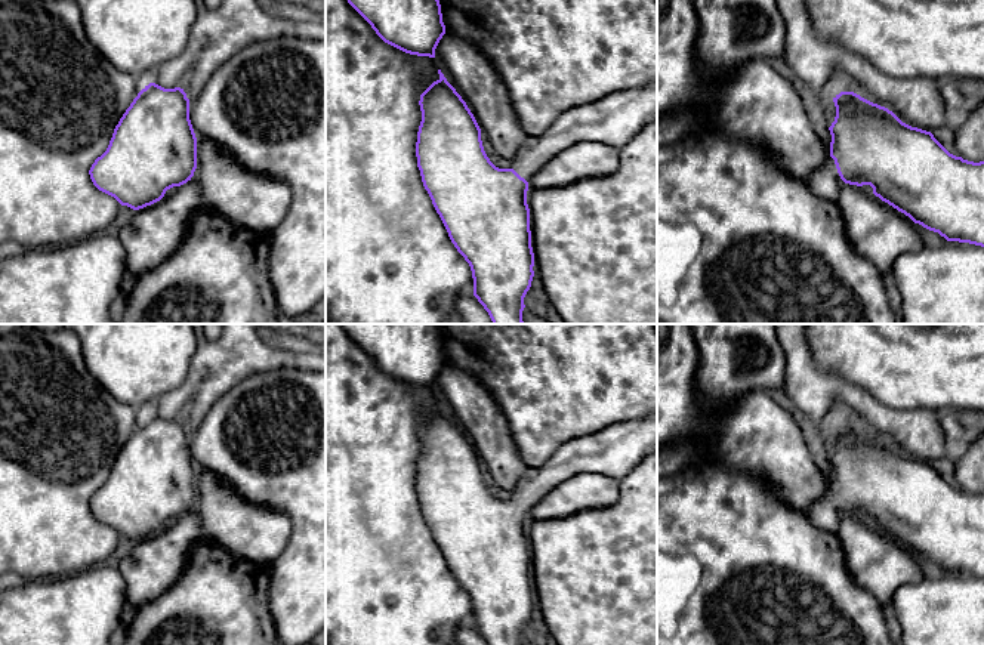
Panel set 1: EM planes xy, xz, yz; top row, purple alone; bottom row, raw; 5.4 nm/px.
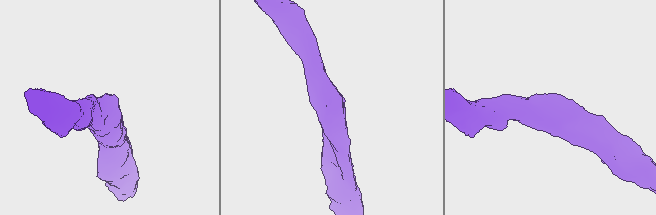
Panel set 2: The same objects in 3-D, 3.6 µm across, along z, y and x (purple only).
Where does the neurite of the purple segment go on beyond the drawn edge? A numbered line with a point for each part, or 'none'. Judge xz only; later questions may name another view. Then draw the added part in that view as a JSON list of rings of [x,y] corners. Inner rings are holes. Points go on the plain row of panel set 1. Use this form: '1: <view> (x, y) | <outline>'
1: xz (614, 451) | [[[657,414],[621,422],[598,433],[571,439],[540,467],[528,467],[512,490],[527,513],[562,481],[582,473],[621,479],[657,448]]]

